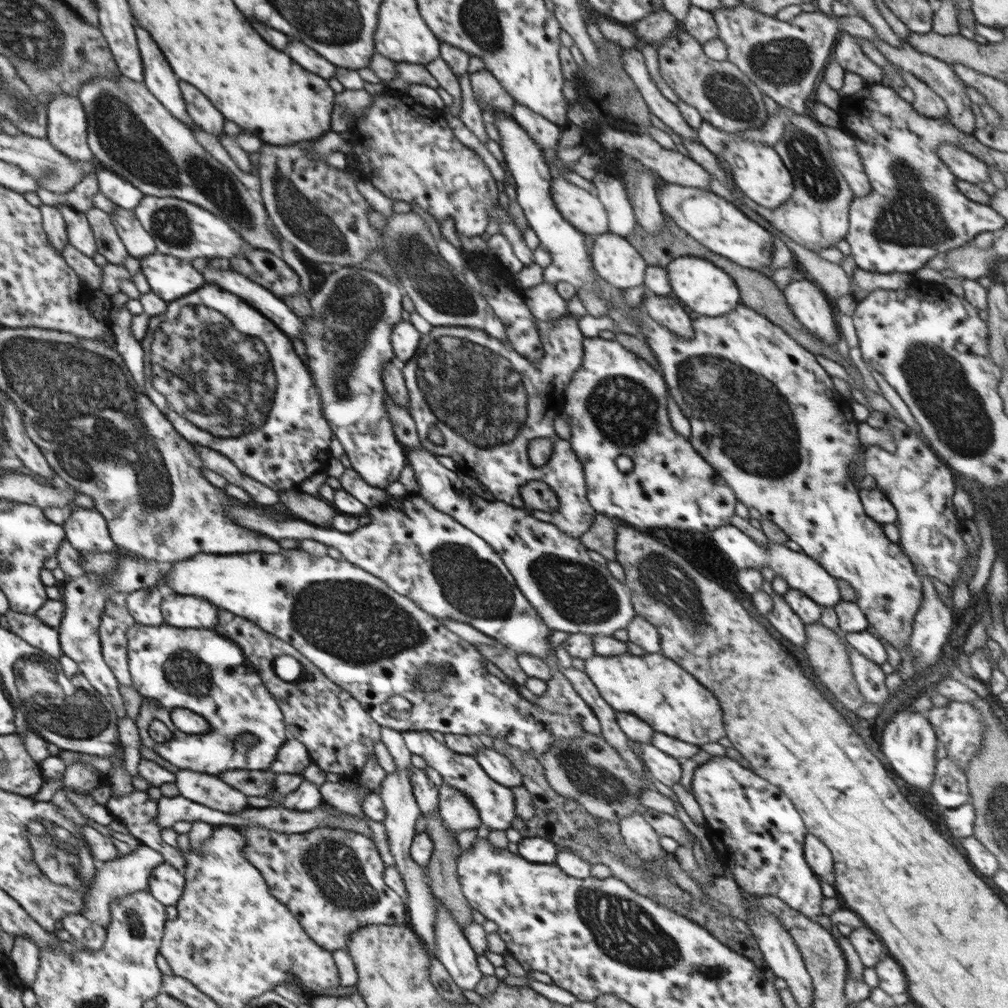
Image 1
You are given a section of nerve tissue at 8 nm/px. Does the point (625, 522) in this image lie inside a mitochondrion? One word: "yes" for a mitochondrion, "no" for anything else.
no

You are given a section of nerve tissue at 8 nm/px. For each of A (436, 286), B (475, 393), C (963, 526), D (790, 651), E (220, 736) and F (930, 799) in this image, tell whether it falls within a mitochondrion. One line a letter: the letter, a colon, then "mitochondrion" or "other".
A: mitochondrion
B: mitochondrion
C: other
D: other
E: other
F: other

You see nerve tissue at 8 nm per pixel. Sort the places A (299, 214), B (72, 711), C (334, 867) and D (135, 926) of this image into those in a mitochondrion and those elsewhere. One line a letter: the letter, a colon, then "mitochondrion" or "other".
A: mitochondrion
B: mitochondrion
C: mitochondrion
D: mitochondrion

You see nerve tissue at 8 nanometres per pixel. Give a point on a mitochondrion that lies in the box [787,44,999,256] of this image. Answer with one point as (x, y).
(911, 215)

